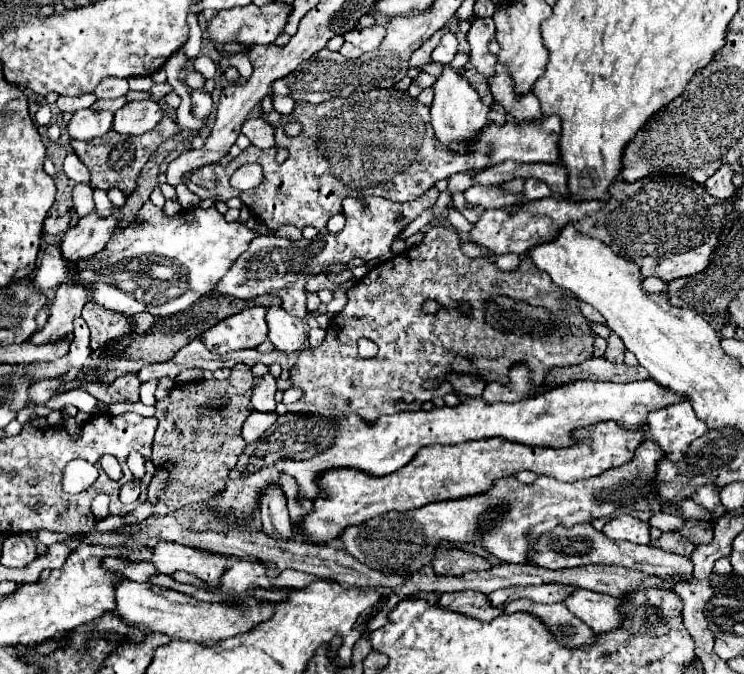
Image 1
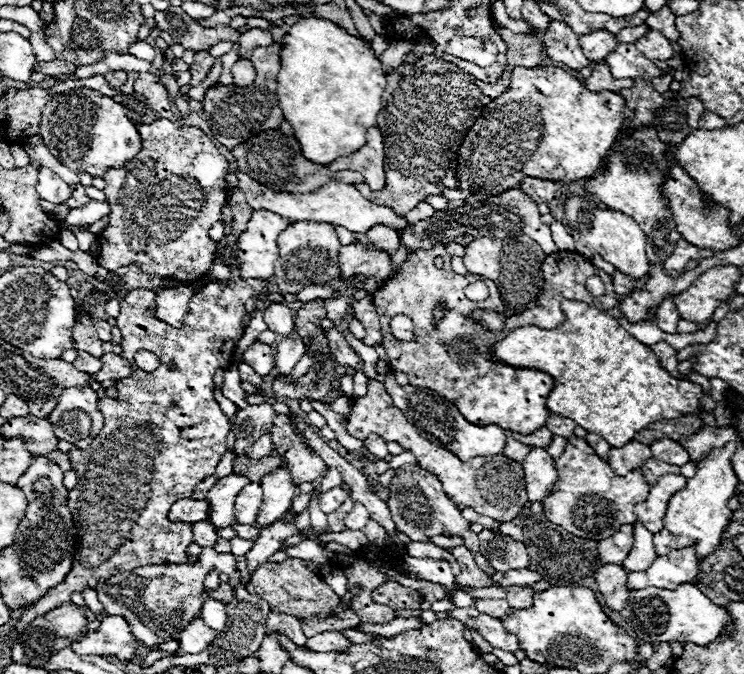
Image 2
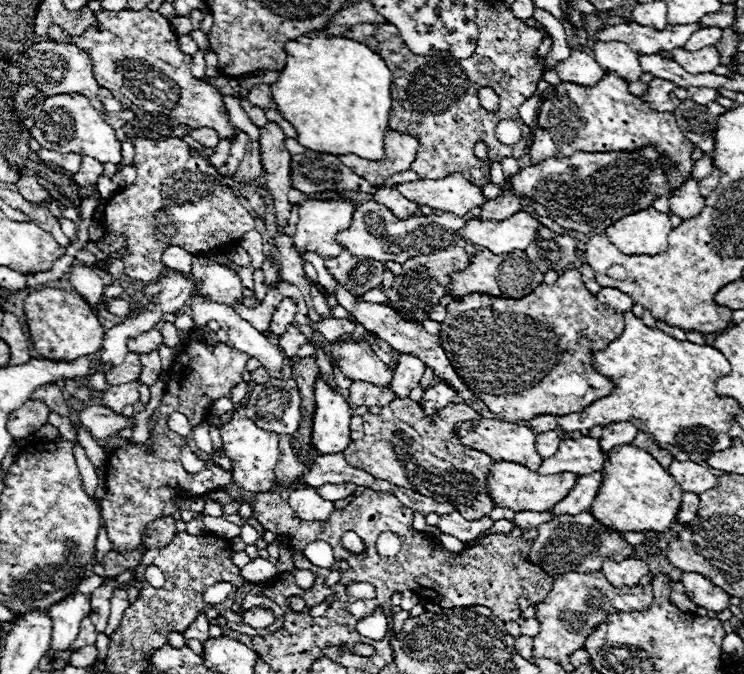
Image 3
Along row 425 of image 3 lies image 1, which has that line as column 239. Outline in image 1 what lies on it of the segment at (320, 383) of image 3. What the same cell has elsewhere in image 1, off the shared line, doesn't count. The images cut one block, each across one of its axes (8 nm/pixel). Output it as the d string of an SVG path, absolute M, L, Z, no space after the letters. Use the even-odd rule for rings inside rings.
M254 306L244 312L220 320L216 326L206 330L200 340L214 354L226 354L232 350L256 348L266 340L266 308Z

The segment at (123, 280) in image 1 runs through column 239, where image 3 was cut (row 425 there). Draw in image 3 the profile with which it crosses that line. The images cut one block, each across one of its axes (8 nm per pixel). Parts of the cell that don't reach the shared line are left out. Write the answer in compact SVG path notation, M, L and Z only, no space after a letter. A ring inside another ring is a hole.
M236 406L232 418L222 424L222 446L226 456L232 460L232 482L248 492L272 492L276 490L274 468L280 462L280 436L258 428L248 416L244 406Z

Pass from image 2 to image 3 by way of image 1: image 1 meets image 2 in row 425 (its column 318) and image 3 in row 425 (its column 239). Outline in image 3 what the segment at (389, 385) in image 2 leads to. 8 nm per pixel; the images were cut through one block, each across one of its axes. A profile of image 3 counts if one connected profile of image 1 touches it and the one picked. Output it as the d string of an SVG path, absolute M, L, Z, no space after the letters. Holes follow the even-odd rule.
M482 418L482 420L472 420L472 422L462 422L458 426L458 434L464 446L472 446L474 450L486 452L492 460L518 462L522 466L528 466L530 470L538 470L542 464L542 456L536 452L536 434L526 426Z

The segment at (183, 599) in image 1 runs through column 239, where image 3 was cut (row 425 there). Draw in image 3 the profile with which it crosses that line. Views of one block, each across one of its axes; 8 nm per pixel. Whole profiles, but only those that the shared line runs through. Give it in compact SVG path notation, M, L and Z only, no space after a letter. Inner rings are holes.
M614 422L614 424L608 424L602 430L600 448L604 450L604 454L608 454L610 450L614 450L618 446L632 444L636 434L638 434L638 430L636 430L636 426L632 426L632 422Z

